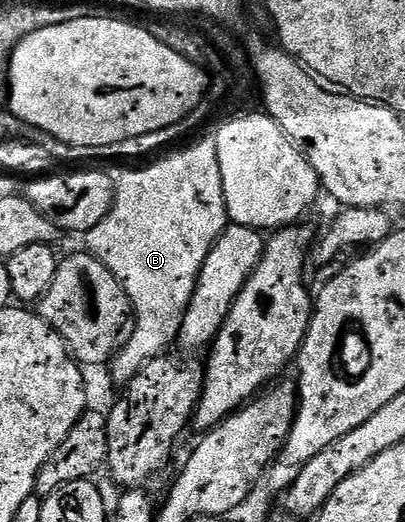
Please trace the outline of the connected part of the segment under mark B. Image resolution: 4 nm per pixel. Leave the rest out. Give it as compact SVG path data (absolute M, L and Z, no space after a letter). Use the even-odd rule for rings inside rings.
M215 139L200 140L193 148L184 148L141 172L128 172L116 180L116 200L112 203L110 214L106 214L106 218L102 218L102 222L86 234L87 251L101 260L114 278L118 278L132 303L132 315L136 317L132 337L110 361L114 383L126 386L151 360L165 355L171 349L168 347L177 343L184 315L188 313L196 289L198 274L217 238L229 223Z

